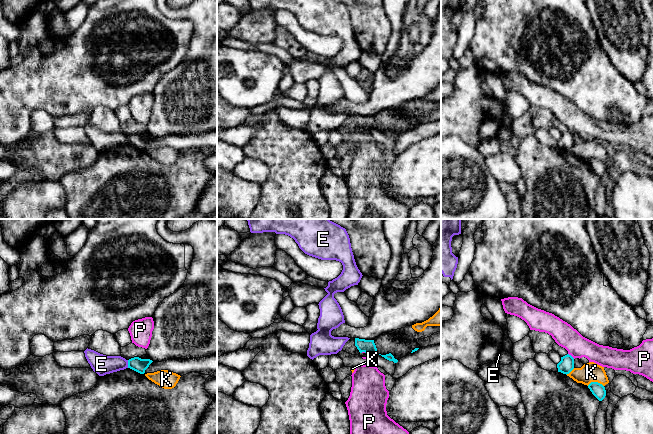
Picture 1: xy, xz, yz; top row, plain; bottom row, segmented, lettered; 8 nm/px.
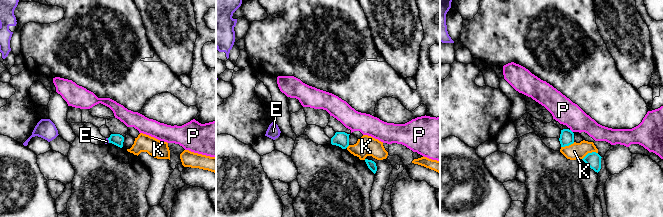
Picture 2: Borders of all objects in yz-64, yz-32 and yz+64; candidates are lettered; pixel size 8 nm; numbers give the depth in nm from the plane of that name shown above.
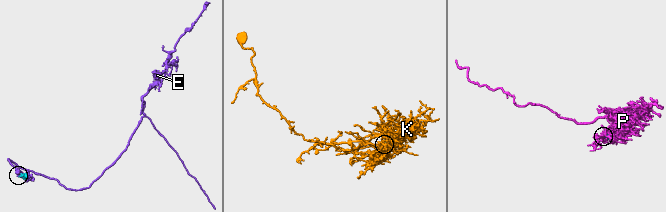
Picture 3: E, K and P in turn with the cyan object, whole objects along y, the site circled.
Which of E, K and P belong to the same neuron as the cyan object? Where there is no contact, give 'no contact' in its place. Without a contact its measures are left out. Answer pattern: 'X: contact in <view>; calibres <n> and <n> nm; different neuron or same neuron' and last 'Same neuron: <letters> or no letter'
E: contact in xy; calibres 120 and 160 nm; different neuron
K: contact in yz; calibres 110 and 160 nm; different neuron
P: contact in yz; calibres 120 and 180 nm; different neuron
Same neuron: no letter

